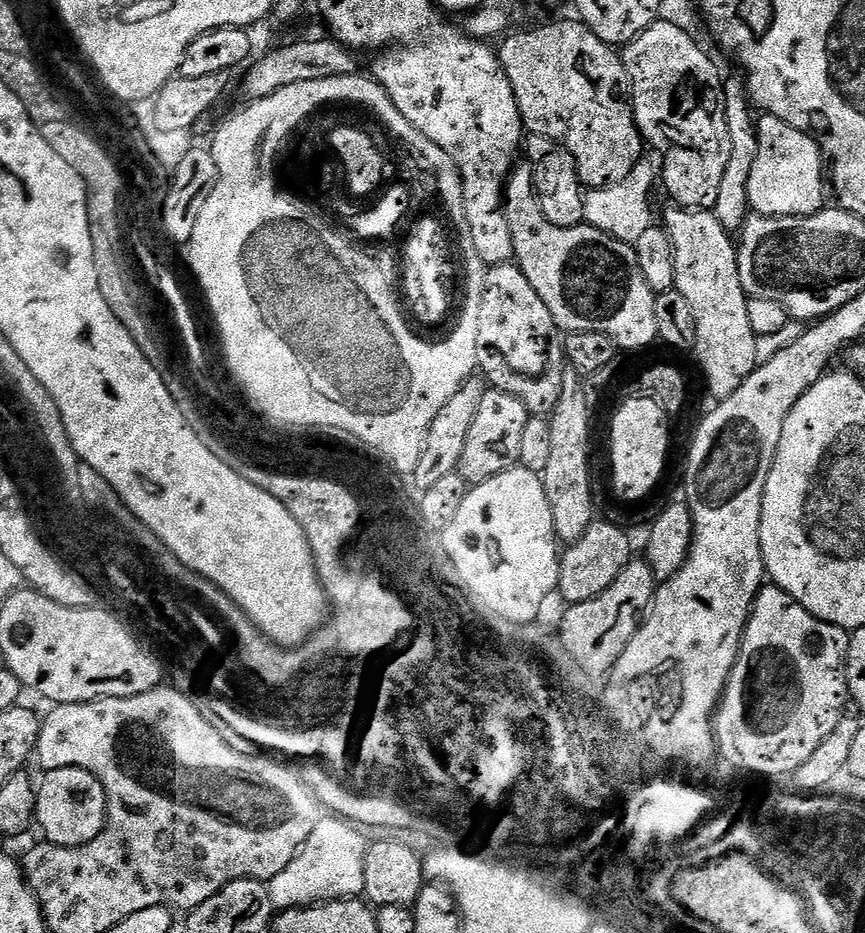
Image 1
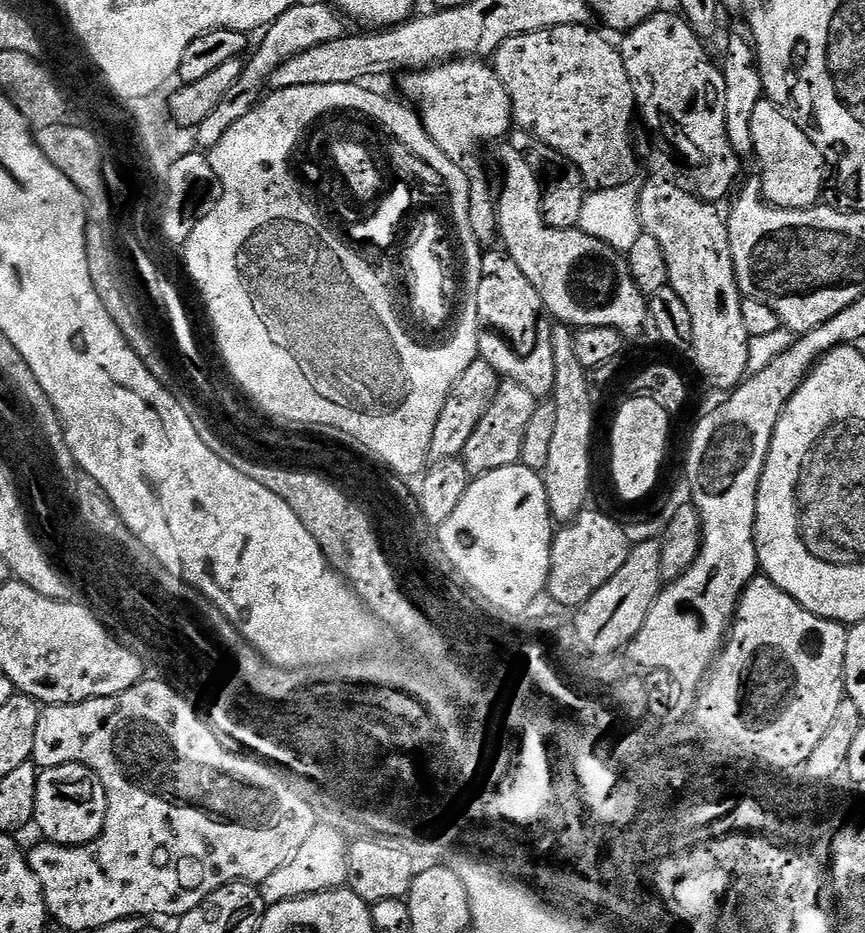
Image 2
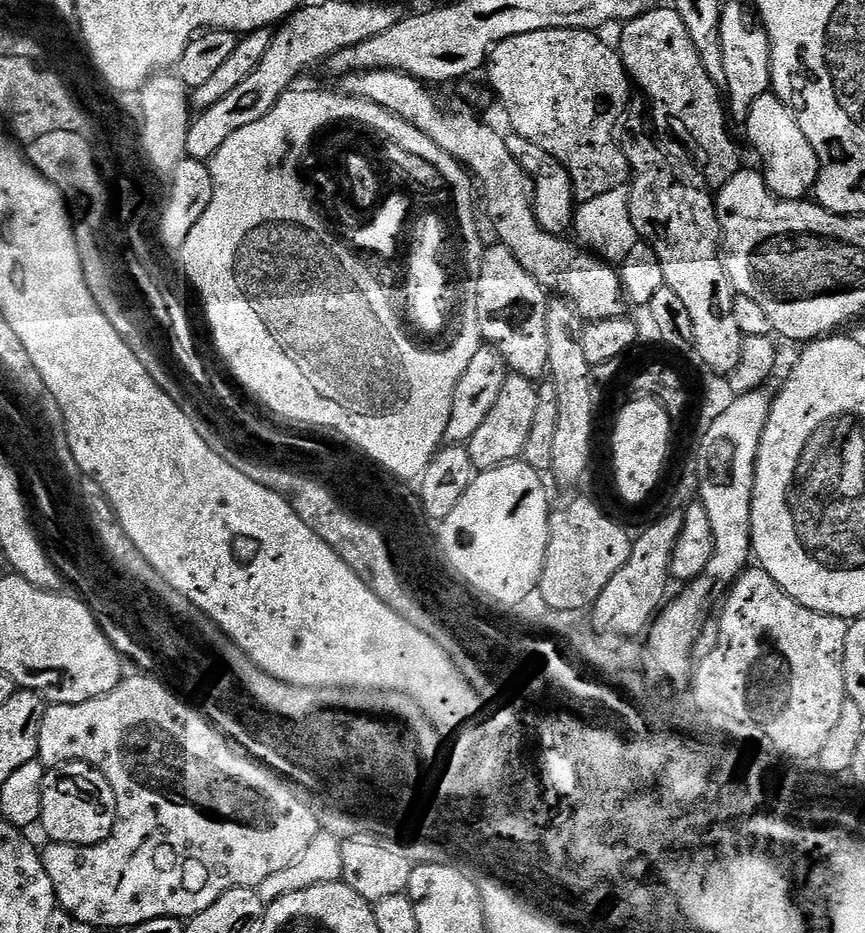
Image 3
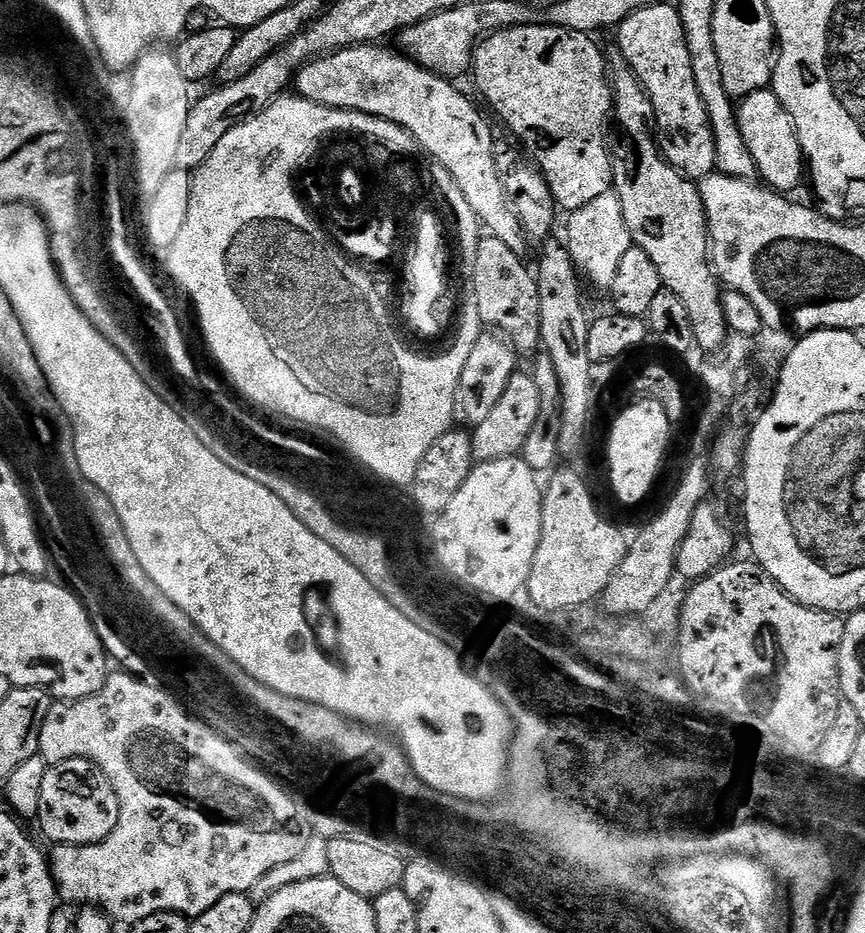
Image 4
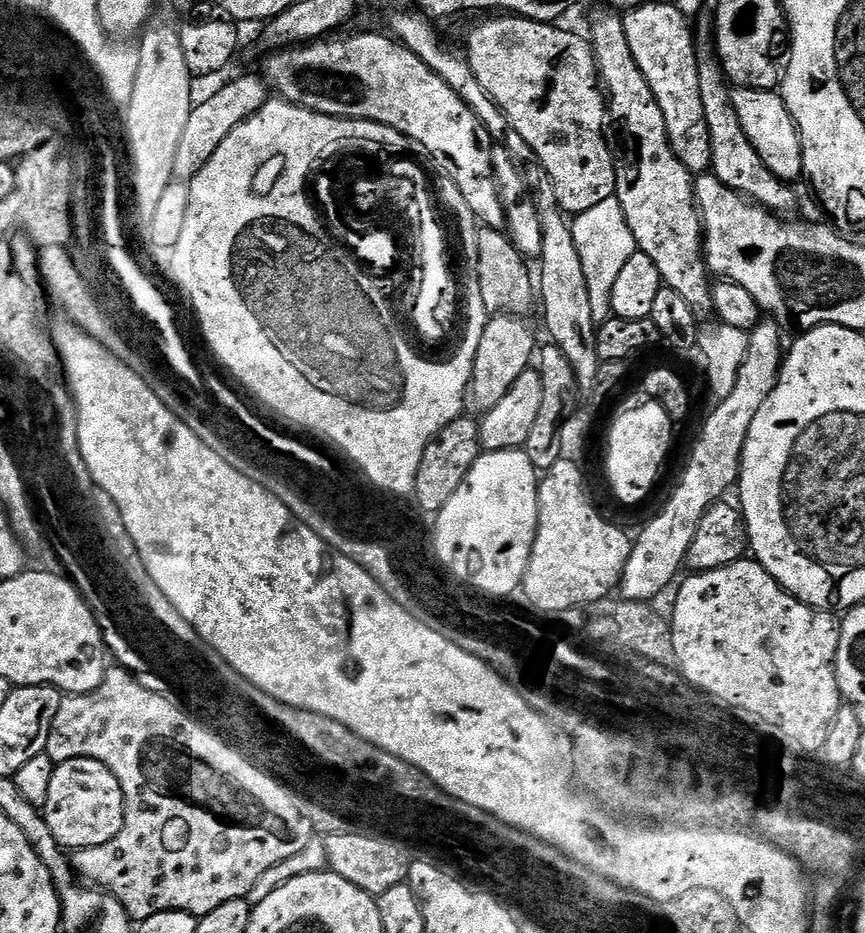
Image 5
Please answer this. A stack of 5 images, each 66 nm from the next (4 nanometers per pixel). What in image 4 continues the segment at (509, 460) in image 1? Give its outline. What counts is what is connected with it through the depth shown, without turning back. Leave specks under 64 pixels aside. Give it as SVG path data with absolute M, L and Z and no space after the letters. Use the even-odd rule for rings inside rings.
M516 371L510 378L508 385L506 385L505 392L502 393L502 399L495 404L493 412L471 429L473 461L476 464L485 464L486 462L494 462L511 456L519 457L526 446L526 438L530 438L530 430L534 430L534 422L538 422L541 414L542 394L538 391L538 382L535 375L531 371Z

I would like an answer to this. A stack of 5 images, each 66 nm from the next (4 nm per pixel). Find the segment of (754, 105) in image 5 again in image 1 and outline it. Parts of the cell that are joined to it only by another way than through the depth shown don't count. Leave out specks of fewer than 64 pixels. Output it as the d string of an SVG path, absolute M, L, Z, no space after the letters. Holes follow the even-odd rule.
M767 114L756 120L756 133L758 158L754 158L754 170L750 170L749 209L762 216L812 216L825 207L826 164L820 145L807 132Z

